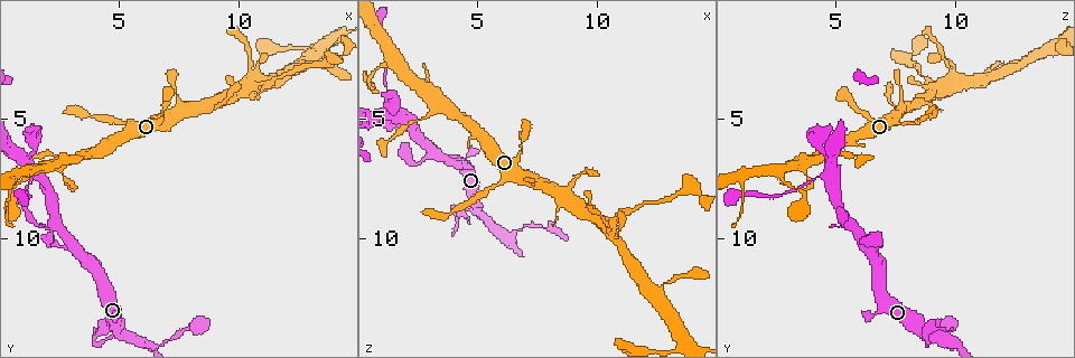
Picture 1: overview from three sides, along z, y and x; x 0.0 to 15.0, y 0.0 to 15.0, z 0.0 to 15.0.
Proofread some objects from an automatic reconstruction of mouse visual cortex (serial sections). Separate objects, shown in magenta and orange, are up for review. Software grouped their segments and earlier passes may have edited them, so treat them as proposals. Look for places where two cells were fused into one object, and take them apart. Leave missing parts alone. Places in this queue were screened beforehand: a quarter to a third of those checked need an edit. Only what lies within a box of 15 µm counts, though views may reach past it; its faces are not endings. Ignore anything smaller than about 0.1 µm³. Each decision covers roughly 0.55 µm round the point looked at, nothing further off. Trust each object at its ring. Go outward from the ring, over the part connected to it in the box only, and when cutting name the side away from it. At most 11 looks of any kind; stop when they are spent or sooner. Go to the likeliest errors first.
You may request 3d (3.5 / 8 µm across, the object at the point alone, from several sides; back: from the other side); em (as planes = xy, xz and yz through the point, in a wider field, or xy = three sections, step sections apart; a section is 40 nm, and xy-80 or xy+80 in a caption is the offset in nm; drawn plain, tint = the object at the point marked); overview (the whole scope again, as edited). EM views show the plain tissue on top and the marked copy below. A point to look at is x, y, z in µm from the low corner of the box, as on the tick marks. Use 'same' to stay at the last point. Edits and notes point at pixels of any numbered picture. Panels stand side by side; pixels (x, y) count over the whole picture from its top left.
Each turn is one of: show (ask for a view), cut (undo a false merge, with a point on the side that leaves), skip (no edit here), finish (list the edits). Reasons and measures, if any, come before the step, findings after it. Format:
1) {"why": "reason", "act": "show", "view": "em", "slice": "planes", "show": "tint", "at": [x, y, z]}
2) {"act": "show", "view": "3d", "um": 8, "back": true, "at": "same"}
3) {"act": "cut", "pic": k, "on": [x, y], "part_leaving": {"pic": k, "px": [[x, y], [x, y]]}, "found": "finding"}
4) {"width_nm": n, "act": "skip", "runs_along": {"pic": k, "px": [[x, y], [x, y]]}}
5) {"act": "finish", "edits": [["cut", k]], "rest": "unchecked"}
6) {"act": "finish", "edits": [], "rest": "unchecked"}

{"why": "calibre changes", "act": "show", "view": "3d", "um": 8, "at": [1.4, 7.5, 4.1]}

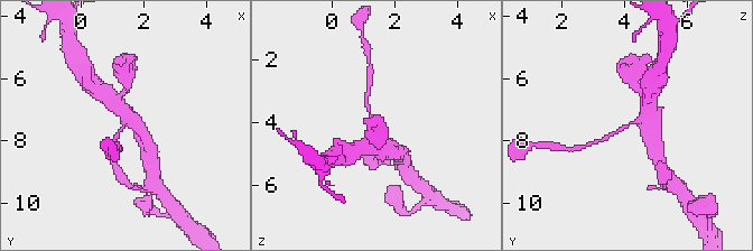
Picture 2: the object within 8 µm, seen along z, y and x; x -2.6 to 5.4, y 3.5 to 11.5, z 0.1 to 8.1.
{"why": "zoom in", "act": "show", "view": "3d", "um": 3.5, "at": [1.4, 7.5, 4.1]}

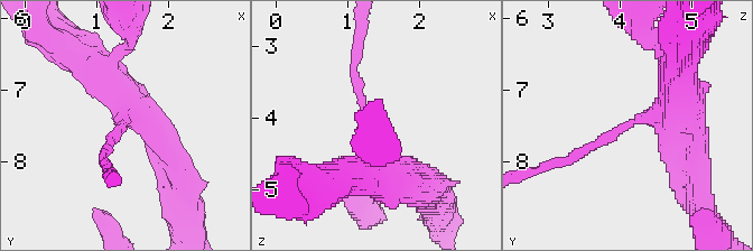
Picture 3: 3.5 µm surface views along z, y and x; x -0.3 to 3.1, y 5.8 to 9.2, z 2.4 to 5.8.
{"act": "skip", "runs_along": {"pic": 3, "px": [[415, 183], [378, 148], [353, 71]]}, "found": "all the same cell"}

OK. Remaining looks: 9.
{"why": "abrupt turn", "act": "show", "view": "3d", "um": 3.5, "at": [10.6, 3.5, 9.2]}

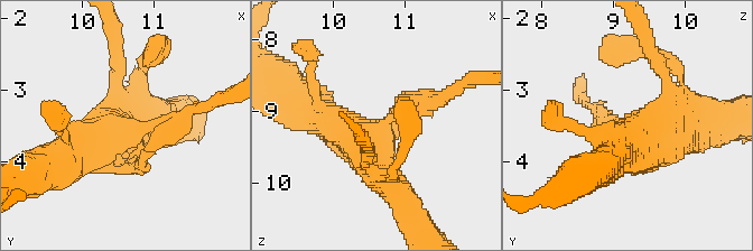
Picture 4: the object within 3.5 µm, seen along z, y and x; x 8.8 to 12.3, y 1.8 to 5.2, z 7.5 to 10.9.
{"act": "cut", "pic": 4, "on": [443, 95], "part_leaving": {"pic": 4, "px": [[419, 112], [464, 83], [485, 77]]}, "found": "two cells meet here"}

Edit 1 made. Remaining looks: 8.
{"why": "side arm on a straight run", "act": "show", "view": "3d", "um": 8, "at": [3.4, 6.6, 4.5]}

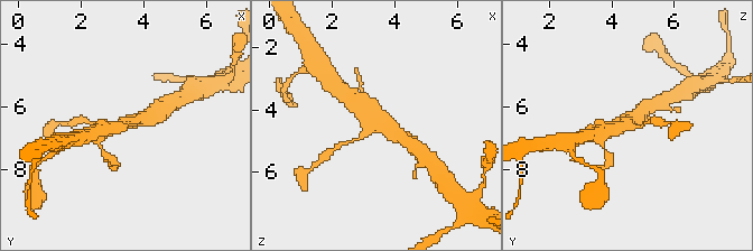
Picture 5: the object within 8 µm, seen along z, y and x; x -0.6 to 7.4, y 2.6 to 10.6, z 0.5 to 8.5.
{"why": "closer look", "act": "show", "view": "3d", "um": 3.5, "at": [3.4, 6.5, 4.6]}

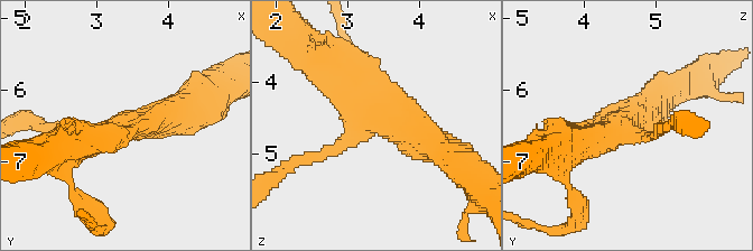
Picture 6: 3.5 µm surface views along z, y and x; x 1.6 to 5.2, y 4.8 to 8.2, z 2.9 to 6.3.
{"act": "show", "view": "em", "slice": "xy", "step": 5, "show": "tint", "at": [3.40, 6.50, 4.50]}

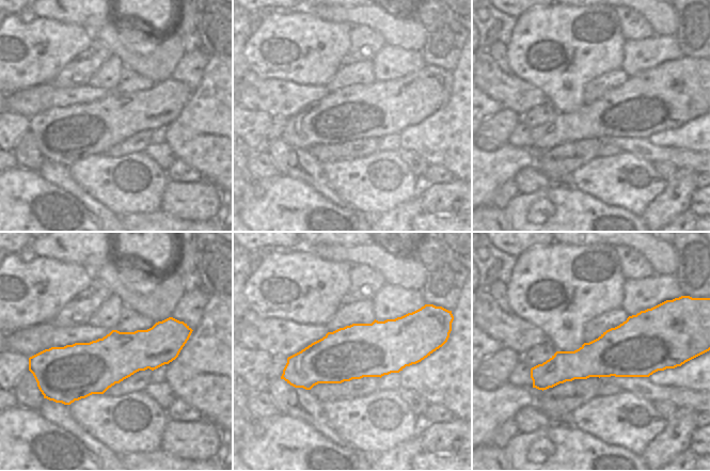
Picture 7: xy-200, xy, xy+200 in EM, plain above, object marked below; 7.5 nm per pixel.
{"act": "skip", "runs_along": {"pic": 6, "px": [[440, 149], [368, 112], [323, 70]]}, "found": "one cell here"}

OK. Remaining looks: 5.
{"why": "narrows sharply", "act": "show", "view": "3d", "um": 8, "back": true, "at": [5.0, 13.9, 8.7]}

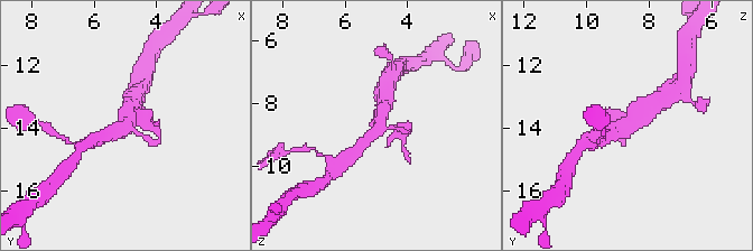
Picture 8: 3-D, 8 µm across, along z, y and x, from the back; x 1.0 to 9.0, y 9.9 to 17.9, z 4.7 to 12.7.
{"act": "show", "view": "3d", "um": 3.5, "back": true, "at": [4.9, 14.0, 8.8]}

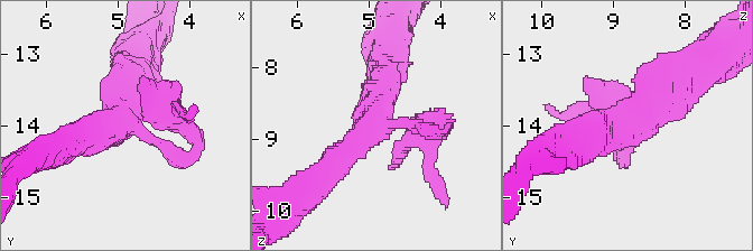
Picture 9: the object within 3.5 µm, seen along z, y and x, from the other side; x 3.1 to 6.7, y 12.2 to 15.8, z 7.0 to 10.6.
{"arms": 3, "arm_widths_nm": [150, 400, 450], "act": "show", "view": "em", "slice": "xy", "step": 1, "show": "tint", "at": [4.90, 13.95, 8.75]}

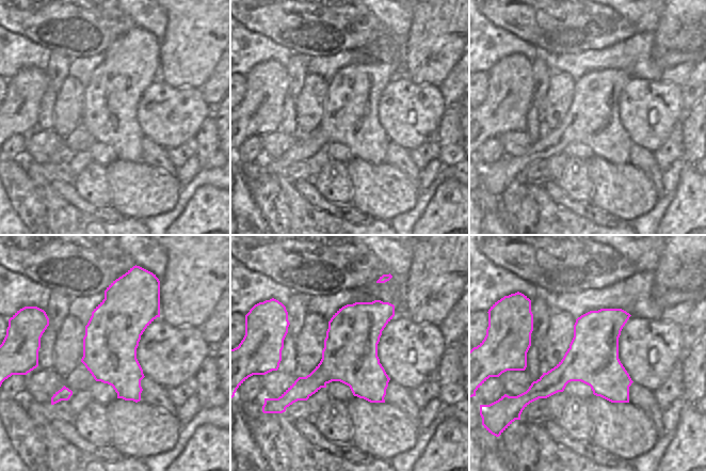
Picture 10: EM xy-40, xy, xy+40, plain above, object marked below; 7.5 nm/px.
{"act": "cut", "pic": 9, "on": [160, 102], "part_leaving": {"pic": 9, "px": [[145, 135], [186, 159], [196, 138], [168, 111]]}, "found": "two cells meet here"}

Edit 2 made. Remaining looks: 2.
{"act": "finish", "edits": [["cut", 4], ["cut", 9]], "rest": "unchecked"}

